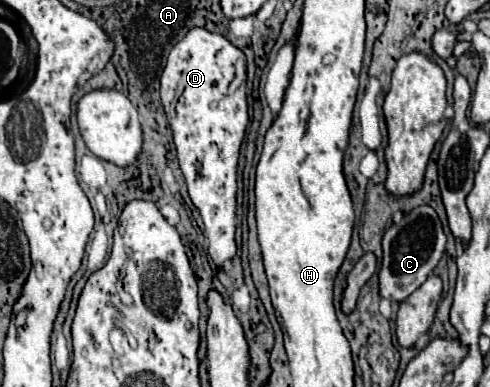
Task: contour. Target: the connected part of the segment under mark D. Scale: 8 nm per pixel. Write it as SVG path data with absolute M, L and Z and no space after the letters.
M192 28L168 54L166 68L160 76L160 96L174 134L178 150L178 162L186 178L188 194L194 206L200 210L204 224L203 233L208 240L208 254L220 268L226 260L236 256L236 168L244 132L248 126L248 104L244 78L236 80L236 62L246 58L242 50L230 44L222 34L208 32L206 28Z

